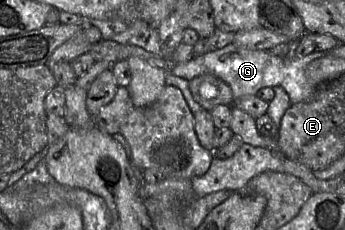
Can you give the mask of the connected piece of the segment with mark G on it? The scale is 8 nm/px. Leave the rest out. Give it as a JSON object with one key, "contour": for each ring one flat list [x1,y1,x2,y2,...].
{"contour":[[229,44,221,49,195,56,186,63,178,63,171,71,173,75,184,78,189,82,197,76,210,73,224,82,232,89,234,100,242,96,254,95,264,87,282,87,290,98,291,105,304,102,313,96,313,88,309,84,305,70,314,60,320,59,327,52,313,52,304,57,279,57,270,51,249,50]]}

